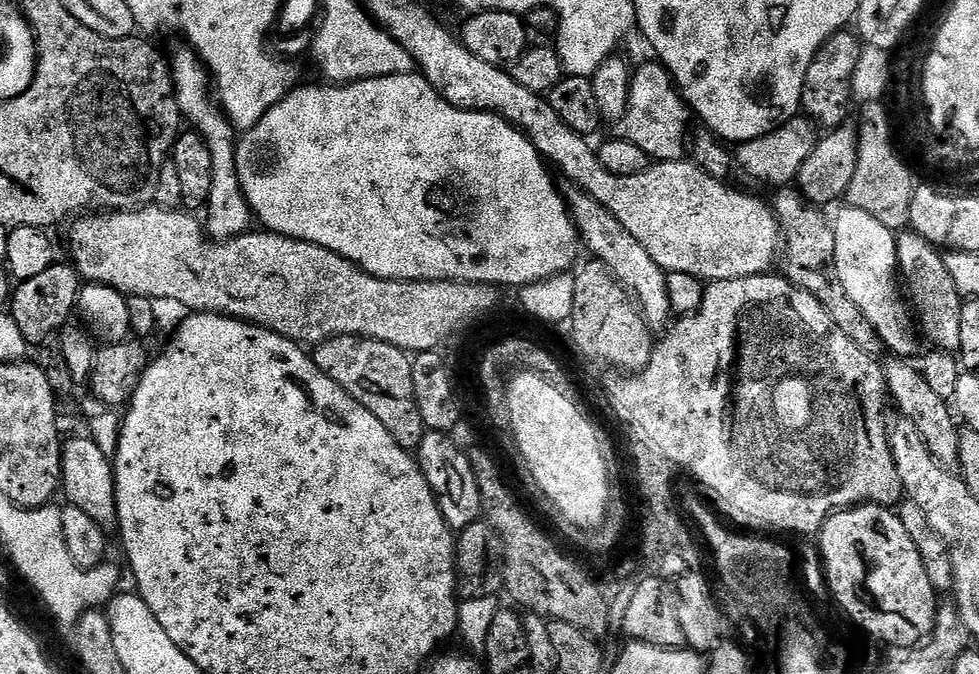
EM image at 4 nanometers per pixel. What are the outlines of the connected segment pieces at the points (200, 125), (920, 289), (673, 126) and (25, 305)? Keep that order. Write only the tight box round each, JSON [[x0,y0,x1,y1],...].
[[170,50,254,242],[896,230,962,353],[615,62,690,162],[10,262,82,346]]

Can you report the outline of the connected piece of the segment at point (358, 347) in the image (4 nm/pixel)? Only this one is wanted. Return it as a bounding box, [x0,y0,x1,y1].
[311,336,425,450]

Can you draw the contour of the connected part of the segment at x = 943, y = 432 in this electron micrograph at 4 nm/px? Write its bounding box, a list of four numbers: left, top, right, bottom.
[882,358,959,470]

